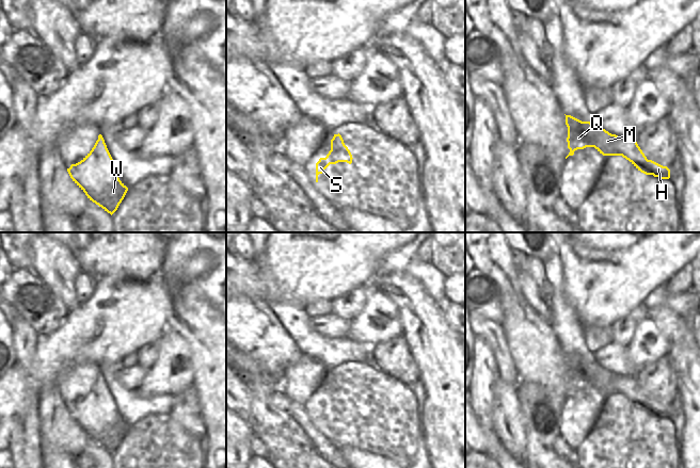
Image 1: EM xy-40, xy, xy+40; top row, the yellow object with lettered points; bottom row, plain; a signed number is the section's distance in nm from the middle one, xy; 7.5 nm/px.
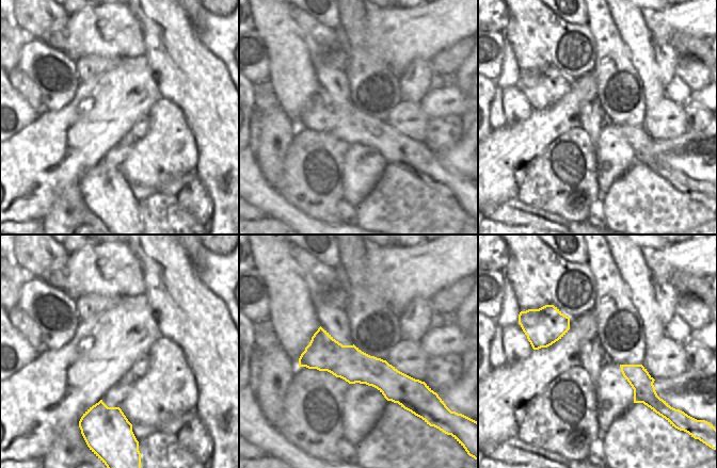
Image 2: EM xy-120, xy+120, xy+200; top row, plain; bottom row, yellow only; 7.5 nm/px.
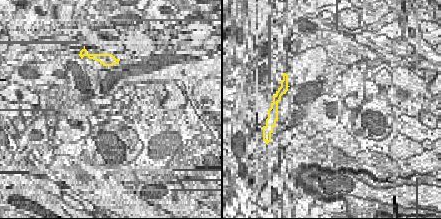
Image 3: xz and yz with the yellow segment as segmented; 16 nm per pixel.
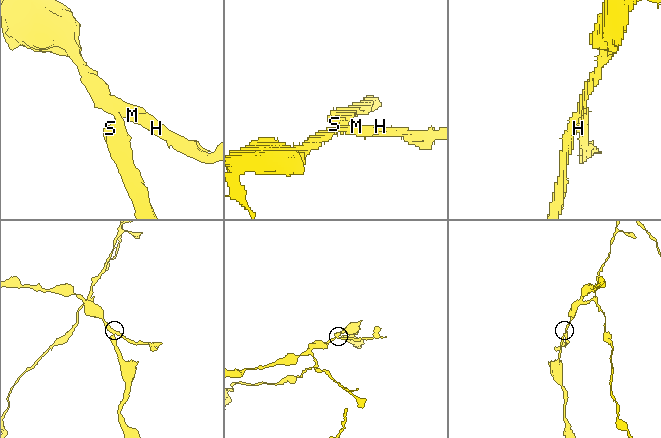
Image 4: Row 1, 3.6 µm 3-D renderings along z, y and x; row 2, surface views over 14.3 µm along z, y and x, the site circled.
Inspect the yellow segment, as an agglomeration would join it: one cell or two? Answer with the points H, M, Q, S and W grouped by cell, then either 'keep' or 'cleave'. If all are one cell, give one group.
H M Q / S W | cleave

